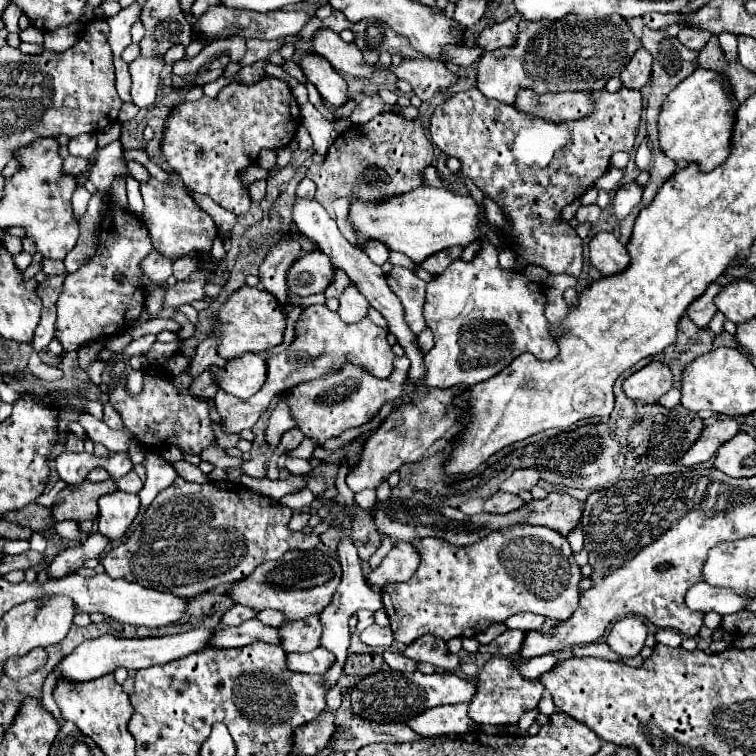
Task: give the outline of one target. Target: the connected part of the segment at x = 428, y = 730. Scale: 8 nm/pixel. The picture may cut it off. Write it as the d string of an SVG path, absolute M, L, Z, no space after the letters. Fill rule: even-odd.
M467 703L457 705L441 705L431 711L423 711L417 719L409 719L407 723L419 735L465 735L471 731L473 723L467 715Z

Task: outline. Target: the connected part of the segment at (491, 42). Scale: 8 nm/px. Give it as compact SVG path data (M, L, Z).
M513 15L503 23L495 23L491 27L487 27L477 39L475 39L475 47L481 47L485 51L495 51L499 47L509 47L515 43L515 35L517 35L517 25L521 21L521 15Z

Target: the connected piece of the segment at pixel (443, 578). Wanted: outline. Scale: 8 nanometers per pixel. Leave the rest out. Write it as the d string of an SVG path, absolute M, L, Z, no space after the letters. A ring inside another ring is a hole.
M517 525L509 527L507 531L491 533L467 547L455 547L433 537L413 541L413 545L421 555L421 563L415 575L409 581L389 583L383 587L383 605L391 621L393 639L405 645L427 633L437 635L445 641L453 637L477 637L489 625L503 623L507 617L525 611L543 615L551 621L565 621L577 609L577 583L581 581L581 571L573 559L567 539L555 535L549 527Z

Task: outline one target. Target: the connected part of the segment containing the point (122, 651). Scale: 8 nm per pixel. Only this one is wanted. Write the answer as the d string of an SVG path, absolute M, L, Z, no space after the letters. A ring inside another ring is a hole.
M193 629L181 635L169 635L169 637L147 637L147 639L121 639L113 635L103 635L91 641L83 641L71 655L61 659L55 673L61 673L63 681L71 683L85 683L91 679L99 679L107 673L113 673L117 667L125 669L141 669L141 667L153 667L163 665L169 661L175 661L179 657L191 655L195 651L201 651L209 643L209 635L213 635L213 629Z

